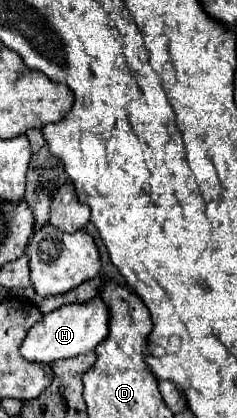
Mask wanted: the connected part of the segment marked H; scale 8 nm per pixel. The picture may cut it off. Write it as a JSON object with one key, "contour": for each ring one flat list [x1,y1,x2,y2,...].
{"contour":[[95,297,87,303,69,303,47,313,41,321,37,321,29,329,19,351,27,361,53,363,57,359,69,359,93,351,97,343,101,343,107,337,107,331,109,331,109,309,99,297]]}

